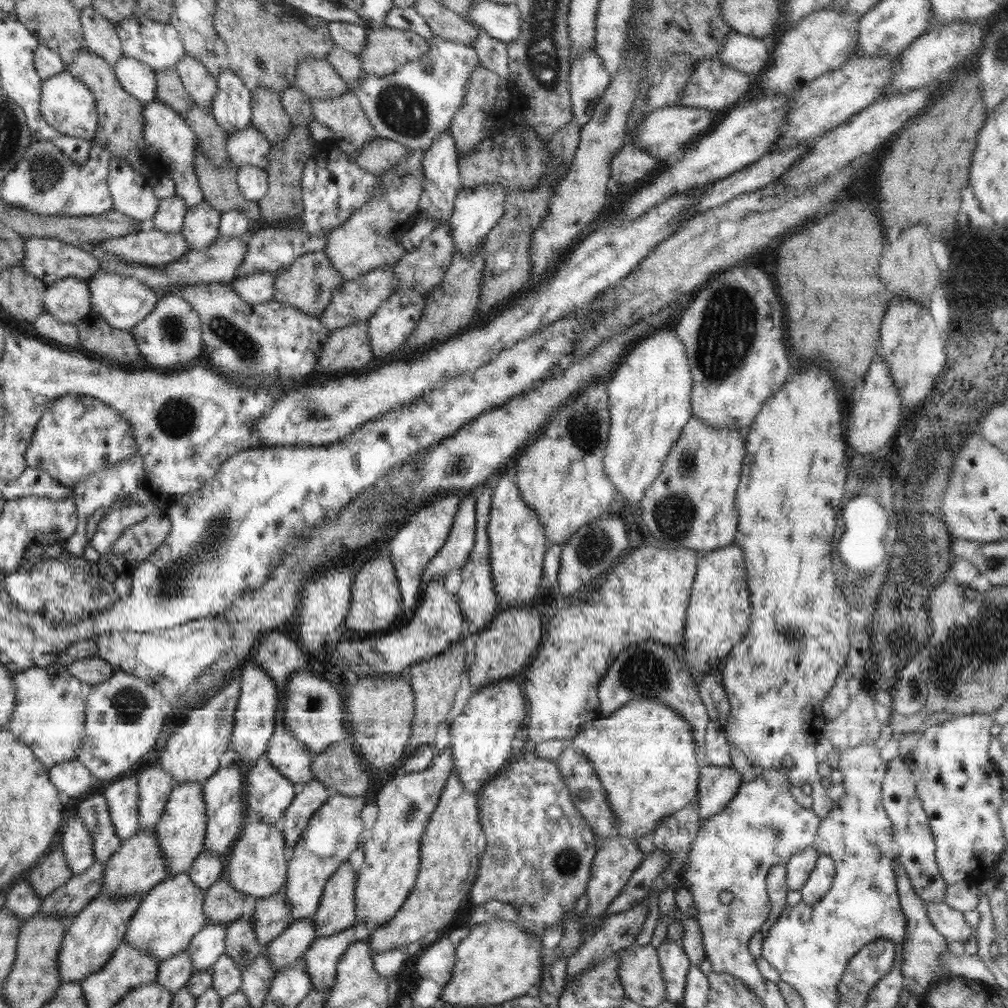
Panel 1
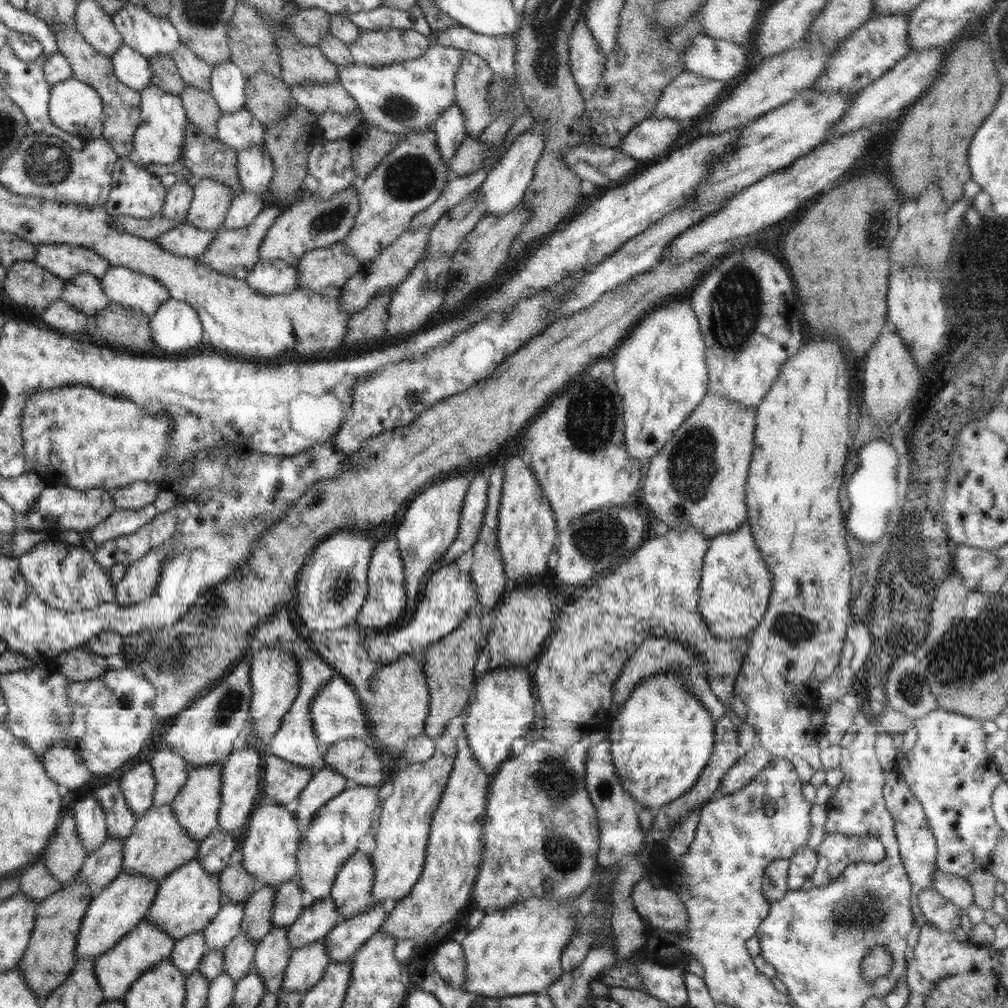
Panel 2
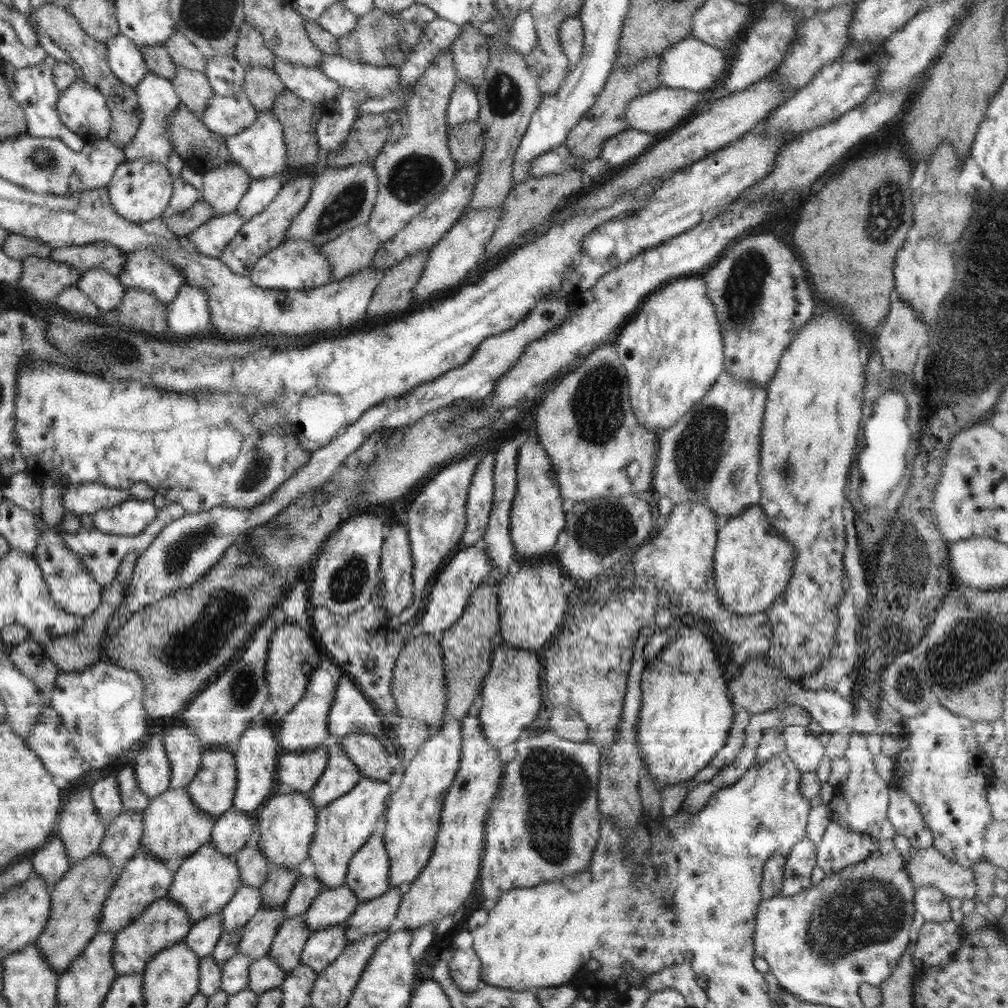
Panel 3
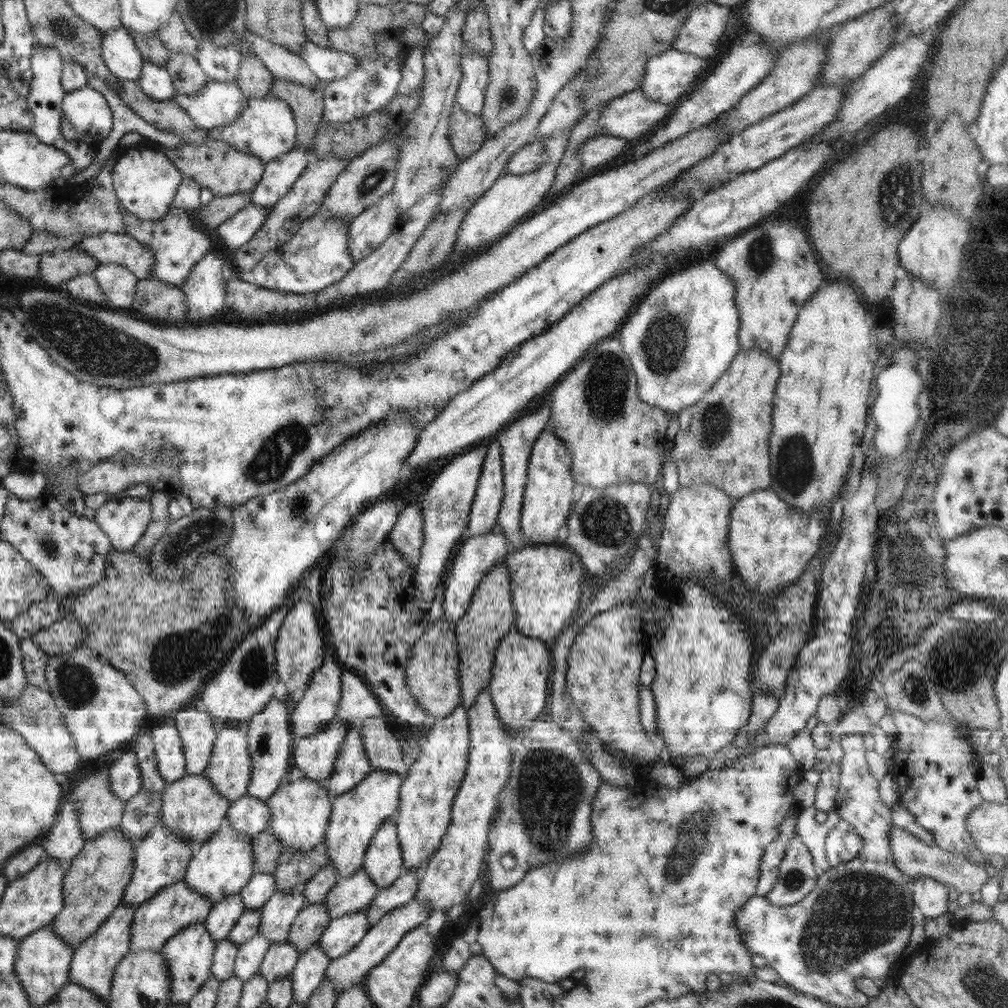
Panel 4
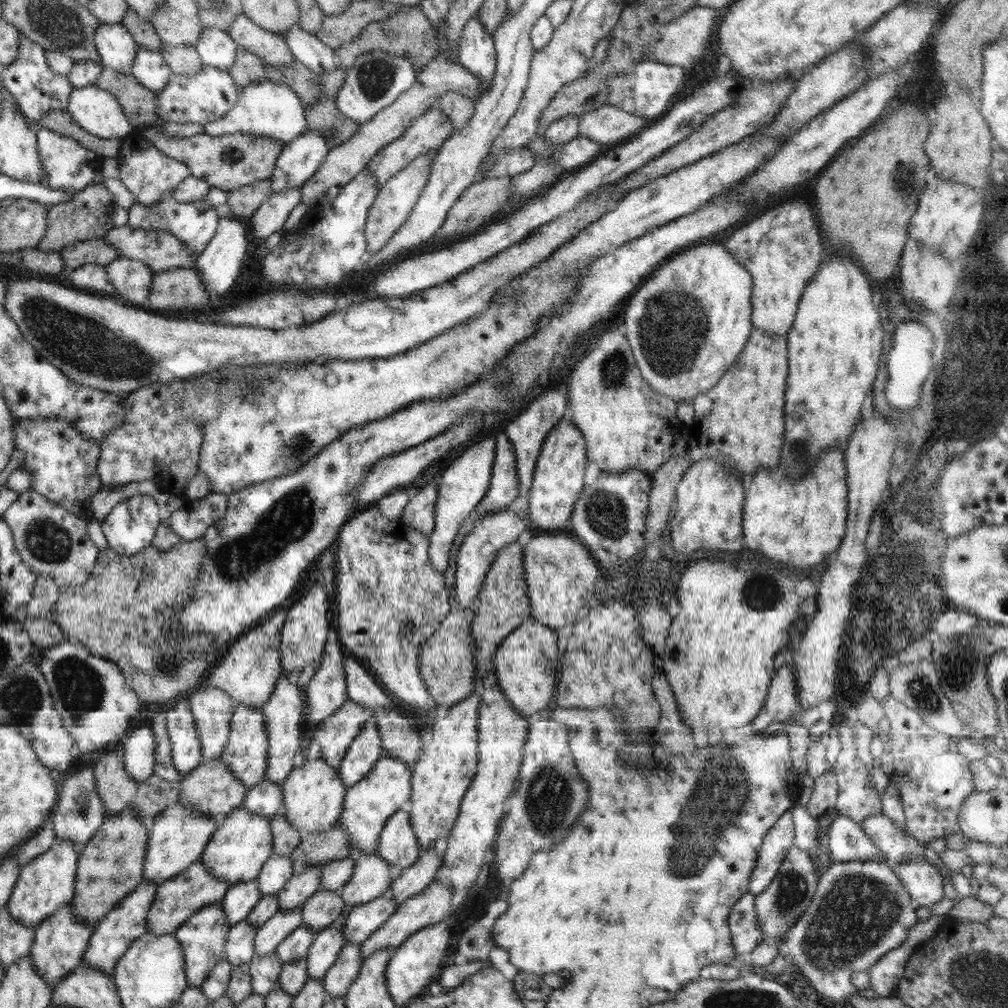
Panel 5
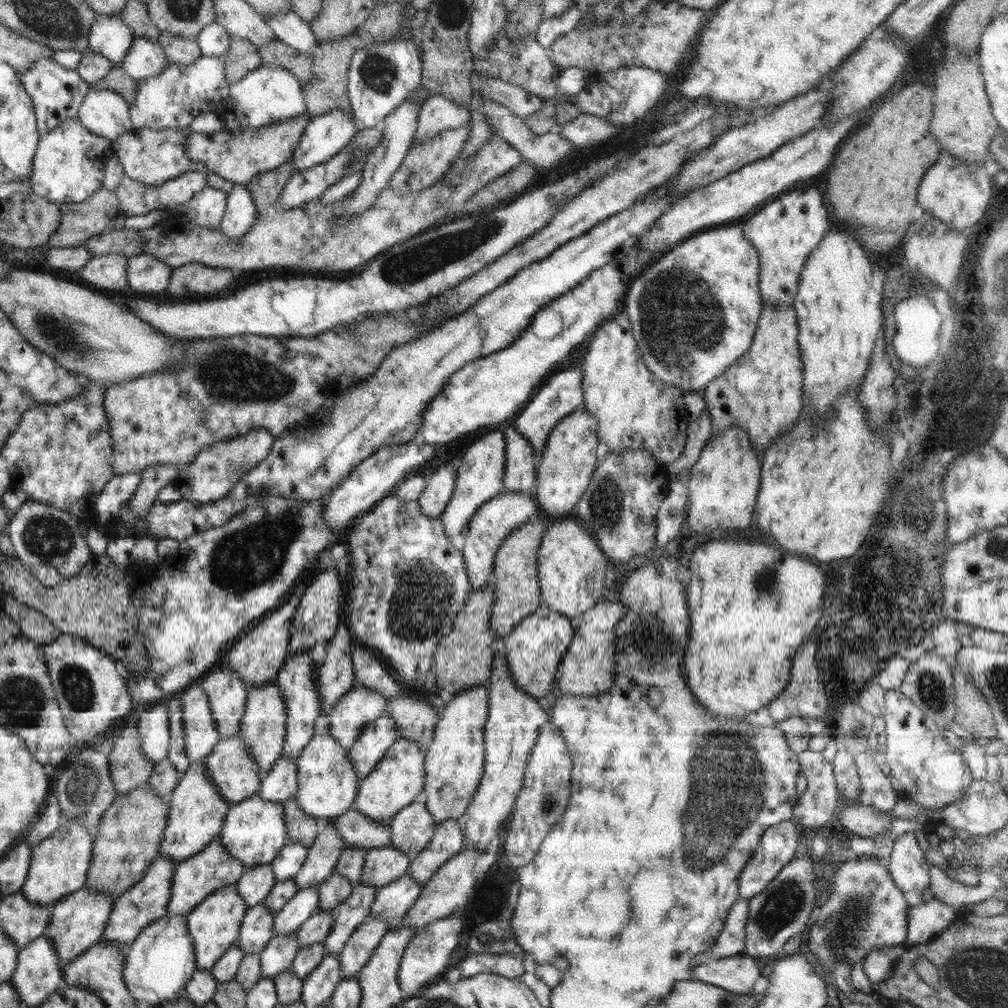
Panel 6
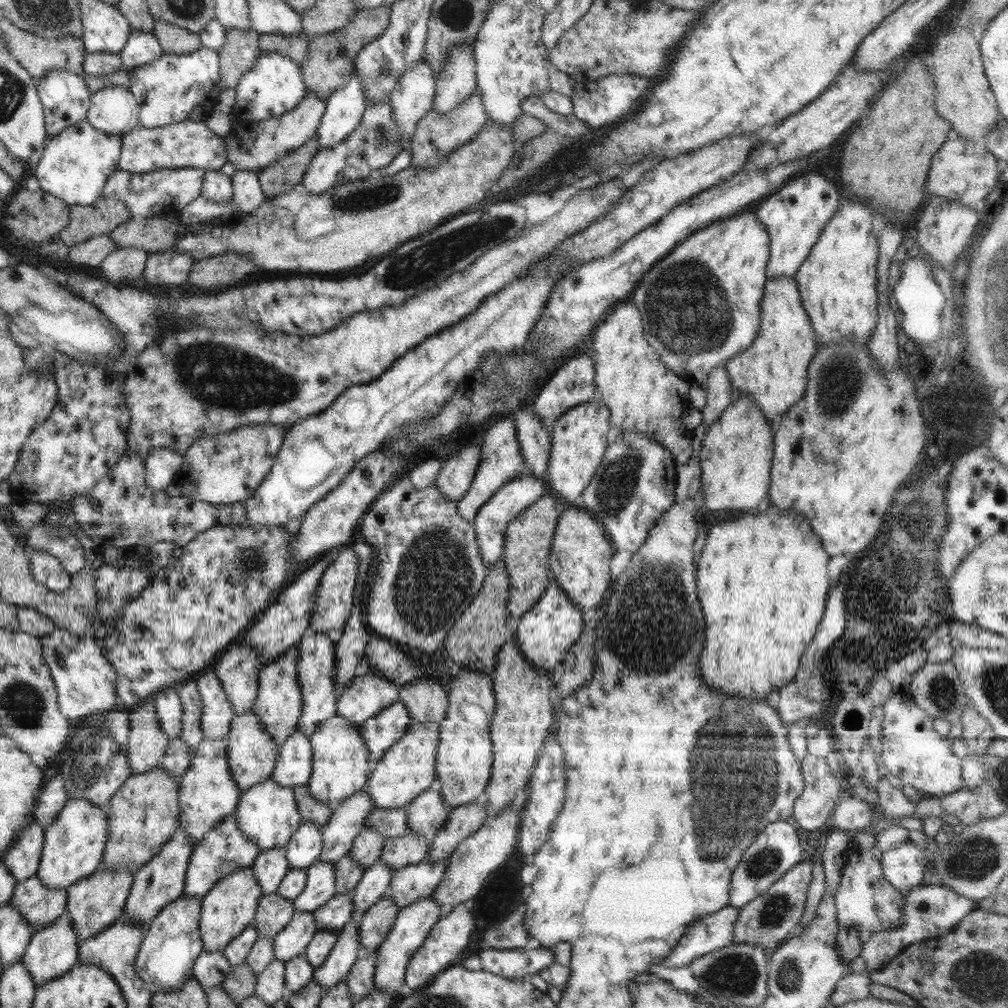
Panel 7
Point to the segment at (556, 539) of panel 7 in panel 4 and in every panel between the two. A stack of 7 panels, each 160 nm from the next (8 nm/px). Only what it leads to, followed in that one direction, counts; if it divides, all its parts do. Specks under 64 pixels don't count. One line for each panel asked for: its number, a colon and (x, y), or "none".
4: (545, 581)
5: (560, 573)
6: (572, 568)

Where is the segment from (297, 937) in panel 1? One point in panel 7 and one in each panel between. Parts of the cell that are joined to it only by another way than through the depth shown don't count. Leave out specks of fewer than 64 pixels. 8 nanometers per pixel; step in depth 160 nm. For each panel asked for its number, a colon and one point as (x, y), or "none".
2: (314, 923)
3: (331, 907)
4: (351, 894)
5: (372, 876)
6: (383, 865)
7: (398, 852)

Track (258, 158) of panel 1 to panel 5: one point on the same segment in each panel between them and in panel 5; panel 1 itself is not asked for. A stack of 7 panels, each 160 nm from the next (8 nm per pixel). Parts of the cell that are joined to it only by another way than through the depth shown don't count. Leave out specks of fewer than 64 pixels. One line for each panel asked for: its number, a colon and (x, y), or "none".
2: (239, 130)
3: (226, 115)
4: (219, 103)
5: (206, 96)

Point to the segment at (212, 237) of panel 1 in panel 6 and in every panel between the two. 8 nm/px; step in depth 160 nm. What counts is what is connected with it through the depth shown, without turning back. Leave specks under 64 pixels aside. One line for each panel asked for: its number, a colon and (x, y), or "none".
2: (211, 201)
3: (224, 187)
4: (215, 165)
5: (231, 161)
6: (238, 154)

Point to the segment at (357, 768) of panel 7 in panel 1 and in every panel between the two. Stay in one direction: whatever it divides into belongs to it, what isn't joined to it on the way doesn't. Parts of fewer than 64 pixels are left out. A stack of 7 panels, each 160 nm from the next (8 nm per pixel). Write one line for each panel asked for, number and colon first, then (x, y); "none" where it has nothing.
1: (257, 866)
2: (269, 852)
3: (287, 822)
4: (300, 810)
5: (313, 793)
6: (328, 784)

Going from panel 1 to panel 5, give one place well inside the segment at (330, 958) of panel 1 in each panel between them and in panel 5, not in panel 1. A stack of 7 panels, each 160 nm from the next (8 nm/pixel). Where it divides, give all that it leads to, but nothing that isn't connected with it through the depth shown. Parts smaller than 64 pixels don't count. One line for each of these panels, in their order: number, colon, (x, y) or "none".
2: (343, 941)
3: (372, 916)
4: (402, 890)
5: (413, 880)

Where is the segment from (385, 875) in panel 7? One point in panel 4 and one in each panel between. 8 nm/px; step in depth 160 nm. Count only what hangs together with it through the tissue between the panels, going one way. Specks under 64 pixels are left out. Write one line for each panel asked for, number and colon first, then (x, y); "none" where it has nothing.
4: (309, 972)
5: (326, 946)
6: (347, 917)

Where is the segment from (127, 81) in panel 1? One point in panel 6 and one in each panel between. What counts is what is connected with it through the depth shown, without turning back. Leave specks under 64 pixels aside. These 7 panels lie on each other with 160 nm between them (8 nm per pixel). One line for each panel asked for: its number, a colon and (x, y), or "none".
2: (131, 68)
3: (125, 59)
4: (123, 59)
5: (116, 46)
6: (109, 36)

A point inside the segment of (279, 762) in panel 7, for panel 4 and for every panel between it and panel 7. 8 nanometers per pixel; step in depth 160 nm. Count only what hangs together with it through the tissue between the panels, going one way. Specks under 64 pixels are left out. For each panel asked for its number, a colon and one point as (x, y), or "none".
4: (248, 815)
5: (265, 799)
6: (280, 783)

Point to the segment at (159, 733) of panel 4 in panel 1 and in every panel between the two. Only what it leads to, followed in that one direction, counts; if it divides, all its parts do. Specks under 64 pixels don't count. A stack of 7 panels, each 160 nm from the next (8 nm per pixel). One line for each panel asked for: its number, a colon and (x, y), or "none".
1: (122, 796)
2: (138, 784)
3: (152, 768)

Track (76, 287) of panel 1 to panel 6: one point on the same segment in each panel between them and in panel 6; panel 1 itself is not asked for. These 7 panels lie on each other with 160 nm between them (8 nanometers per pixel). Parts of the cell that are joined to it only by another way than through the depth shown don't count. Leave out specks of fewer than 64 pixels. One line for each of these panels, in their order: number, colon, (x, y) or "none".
2: (84, 292)
3: (105, 290)
4: (118, 284)
5: (131, 278)
6: (146, 275)

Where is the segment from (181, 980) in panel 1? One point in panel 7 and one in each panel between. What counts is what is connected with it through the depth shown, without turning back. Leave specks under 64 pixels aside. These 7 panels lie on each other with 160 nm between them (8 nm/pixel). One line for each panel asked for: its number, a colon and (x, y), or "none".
2: (187, 953)
3: (204, 934)
4: (223, 915)
5: (240, 898)
6: (256, 882)
7: (269, 867)

